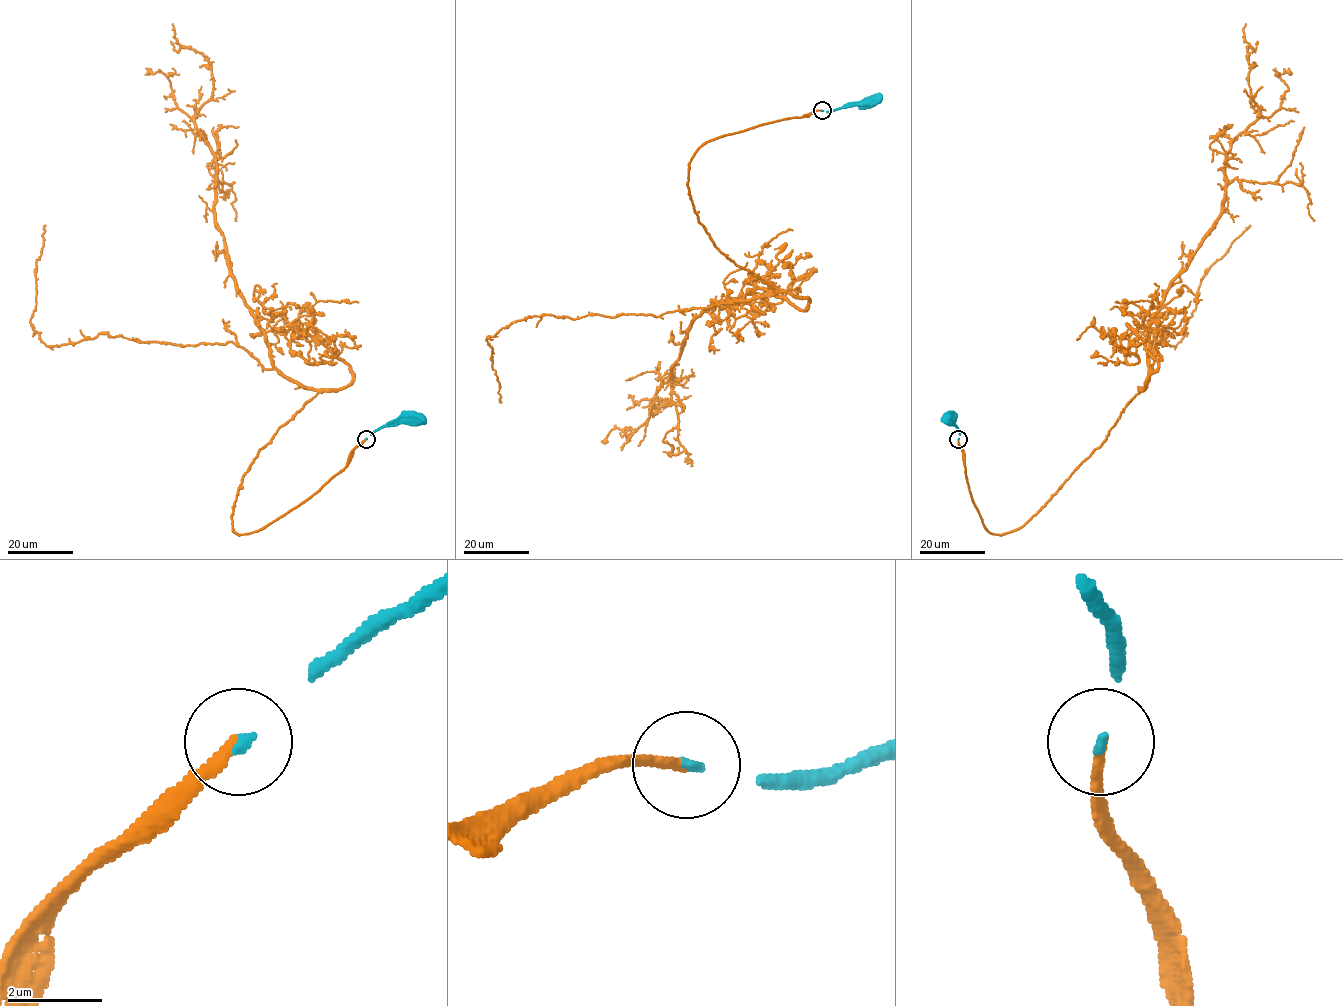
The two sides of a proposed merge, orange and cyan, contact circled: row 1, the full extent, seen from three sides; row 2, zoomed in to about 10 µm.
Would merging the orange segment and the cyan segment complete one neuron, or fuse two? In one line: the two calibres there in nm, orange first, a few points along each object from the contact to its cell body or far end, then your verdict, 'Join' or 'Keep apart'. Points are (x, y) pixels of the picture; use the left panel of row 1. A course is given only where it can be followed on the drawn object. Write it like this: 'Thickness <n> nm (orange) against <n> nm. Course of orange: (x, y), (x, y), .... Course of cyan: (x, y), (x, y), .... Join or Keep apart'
Thickness 200 nm (orange) against 150 nm. Course of orange: (366, 438), (232, 529), (318, 391), (238, 289), (194, 118), (211, 65), (173, 23). Course of cyan: (366, 438), (381, 428), (406, 423), (415, 416). Join

